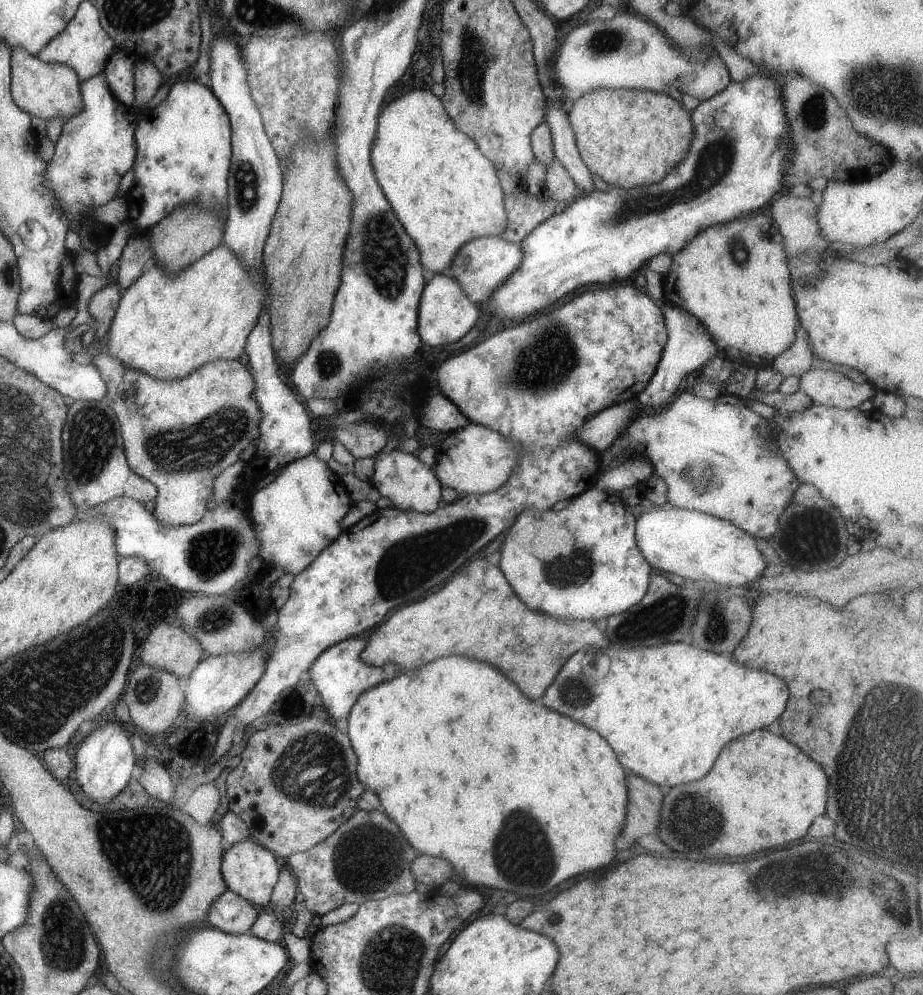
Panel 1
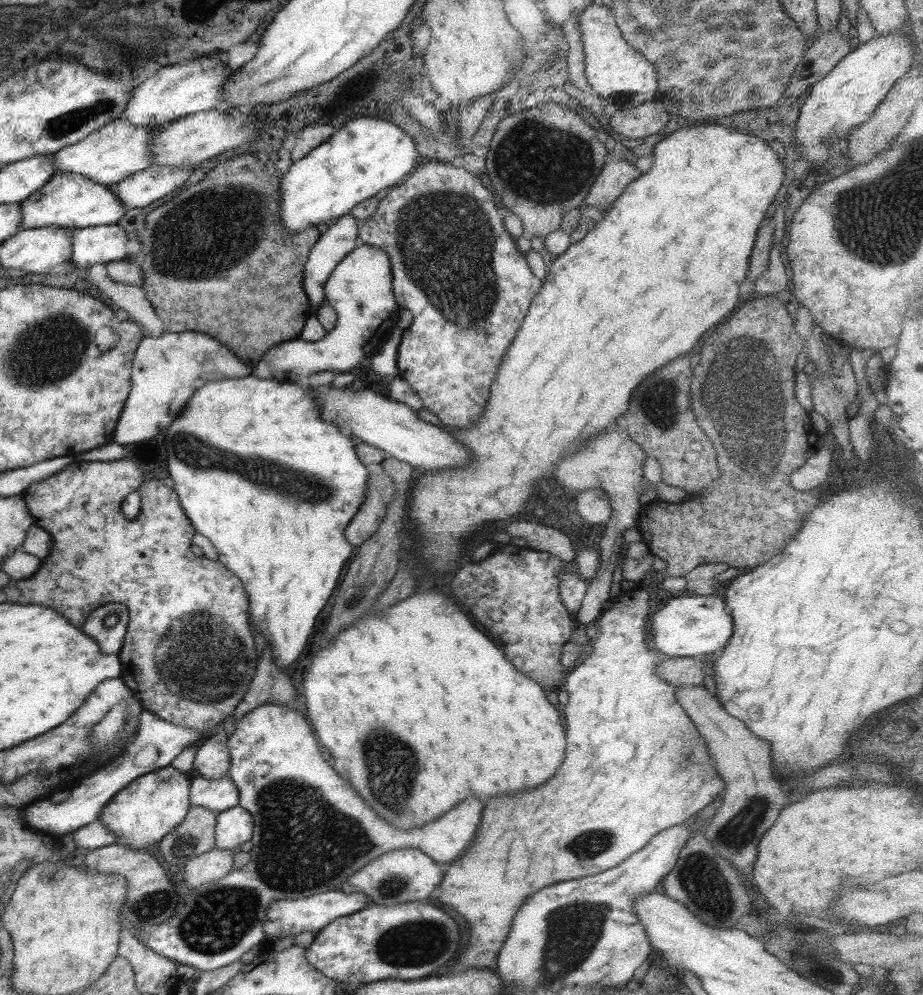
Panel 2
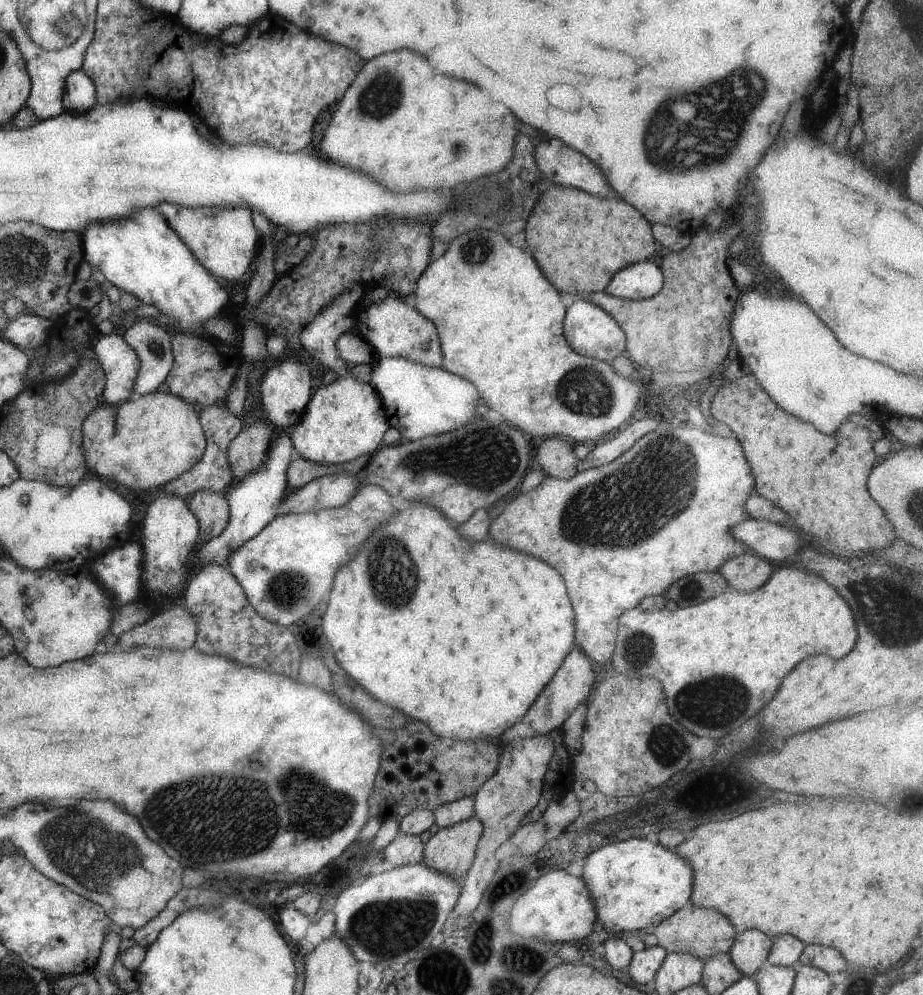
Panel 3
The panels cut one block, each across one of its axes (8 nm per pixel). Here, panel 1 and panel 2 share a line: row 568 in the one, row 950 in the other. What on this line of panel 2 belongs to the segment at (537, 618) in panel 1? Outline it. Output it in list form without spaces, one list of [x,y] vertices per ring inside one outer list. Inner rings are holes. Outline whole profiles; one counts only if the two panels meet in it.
[[[637,586],[623,594],[622,598],[617,598],[616,596],[616,598],[609,600],[607,605],[604,606],[601,615],[594,622],[597,629],[596,634],[590,640],[591,653],[581,664],[574,667],[569,674],[564,676],[564,687],[568,692],[568,703],[560,707],[560,710],[563,711],[563,716],[565,716],[565,732],[567,732],[565,740],[567,740],[567,746],[565,746],[565,760],[559,766],[557,774],[545,786],[539,786],[535,790],[519,792],[515,796],[503,796],[503,798],[489,800],[487,806],[481,812],[481,819],[470,843],[456,859],[447,863],[447,870],[442,874],[443,878],[441,878],[441,882],[439,882],[437,887],[437,891],[441,892],[441,894],[437,894],[437,902],[441,902],[441,904],[449,906],[451,910],[455,910],[467,922],[467,930],[469,930],[469,938],[467,938],[463,950],[459,952],[459,960],[455,960],[457,964],[461,964],[465,968],[471,968],[471,966],[488,968],[489,964],[493,962],[493,958],[497,956],[497,952],[501,950],[503,940],[505,940],[505,936],[507,936],[507,932],[511,928],[511,920],[513,920],[515,912],[521,908],[521,904],[525,902],[523,900],[525,896],[531,896],[538,890],[549,887],[558,881],[584,878],[617,866],[625,858],[641,850],[662,830],[677,826],[684,820],[694,818],[723,790],[724,782],[721,781],[719,775],[713,770],[711,758],[709,758],[709,752],[703,740],[700,738],[690,718],[682,711],[681,705],[675,700],[675,686],[663,682],[654,673],[654,664],[665,656],[654,650],[654,648],[648,648],[647,644],[645,644],[645,638],[647,638],[645,618],[647,618],[647,610],[649,610],[647,601],[647,593],[641,586]]]

